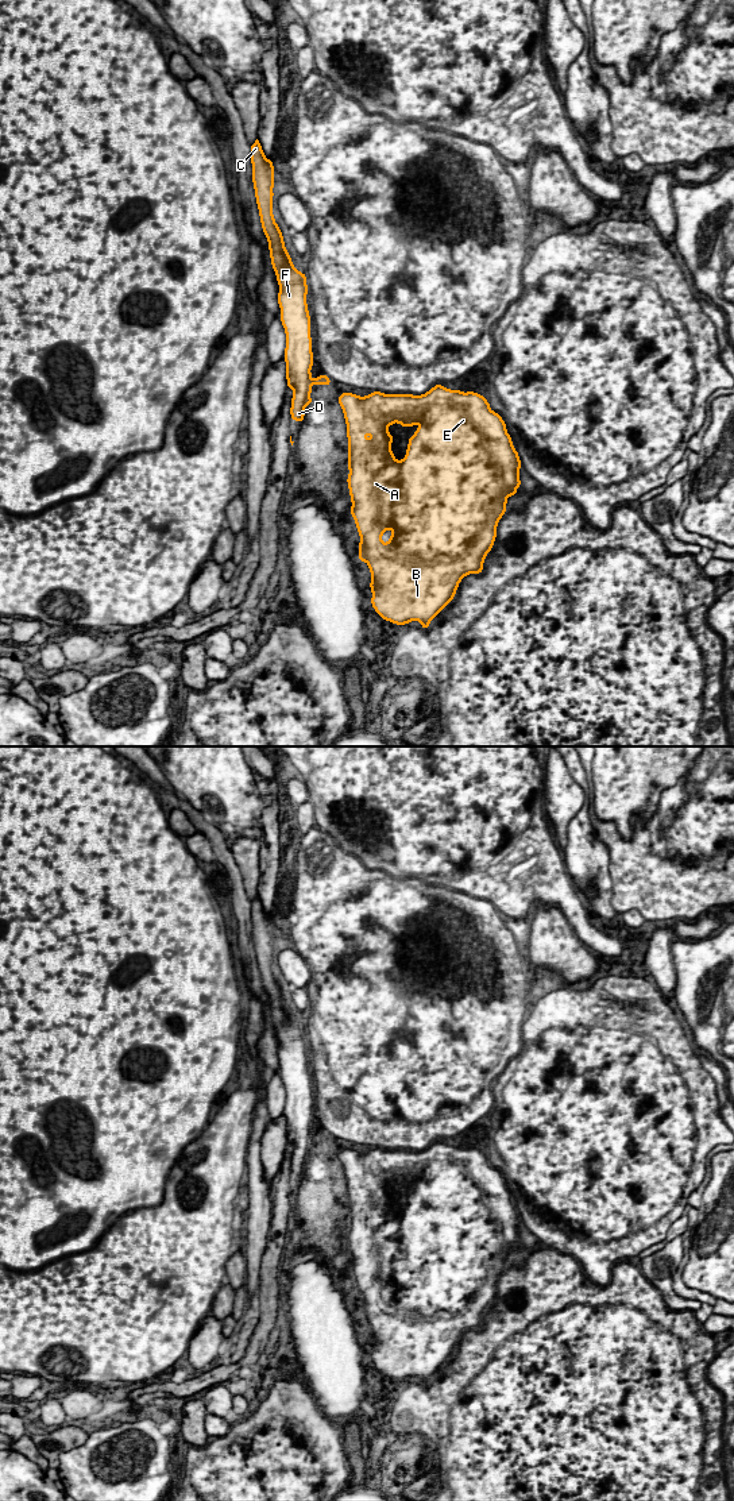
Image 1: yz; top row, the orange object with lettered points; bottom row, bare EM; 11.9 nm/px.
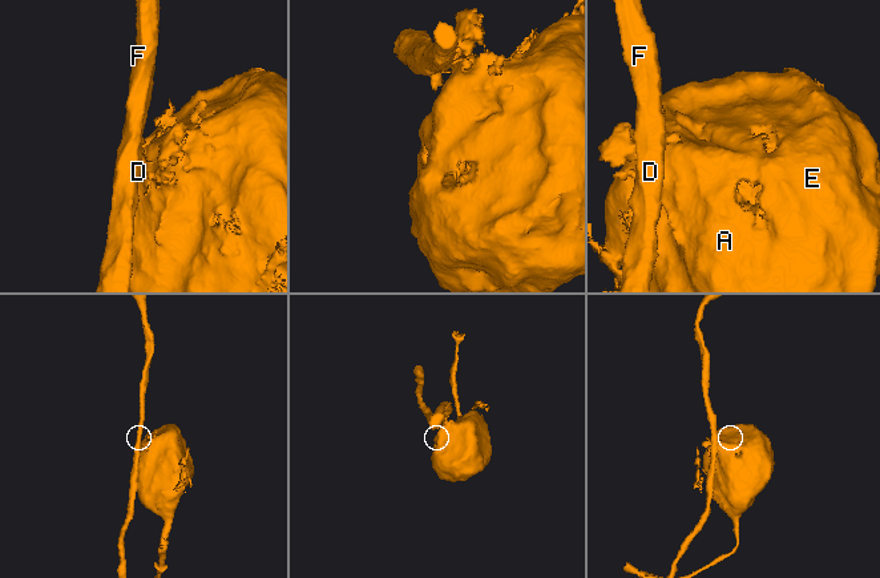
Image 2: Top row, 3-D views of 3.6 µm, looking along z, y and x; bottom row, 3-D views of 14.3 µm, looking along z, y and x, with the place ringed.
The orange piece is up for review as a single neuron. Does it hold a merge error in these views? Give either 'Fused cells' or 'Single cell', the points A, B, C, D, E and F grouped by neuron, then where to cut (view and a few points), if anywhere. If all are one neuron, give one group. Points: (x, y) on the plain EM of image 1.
Fused cells. Groups: A B E / C D F. Split along yz (311, 1145), (305, 1160)

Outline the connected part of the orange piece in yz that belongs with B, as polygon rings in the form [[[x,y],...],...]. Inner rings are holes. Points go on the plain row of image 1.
[[[436,1141],[422,1151],[374,1147],[359,1153],[347,1147],[337,1157],[347,1178],[351,1270],[360,1290],[359,1316],[368,1320],[372,1331],[372,1363],[386,1377],[397,1381],[420,1377],[422,1385],[428,1385],[429,1378],[453,1355],[460,1336],[468,1330],[482,1328],[497,1293],[497,1281],[506,1269],[507,1253],[514,1251],[521,1240],[518,1208],[502,1173],[474,1147]],[[393,1178],[403,1184],[421,1180],[399,1218],[390,1205],[393,1191],[387,1184]]]

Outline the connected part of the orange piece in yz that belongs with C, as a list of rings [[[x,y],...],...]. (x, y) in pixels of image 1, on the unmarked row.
[[[258,895],[251,902],[251,918],[260,977],[269,996],[271,1020],[279,1039],[279,1074],[286,1088],[286,1134],[287,1143],[294,1147],[290,1170],[291,1176],[302,1178],[310,1147],[310,1124],[313,1123],[310,1072],[305,1056],[308,1050],[306,1031],[293,1022],[291,1014],[285,1004],[282,988],[274,976],[274,923],[273,917],[264,912]]]

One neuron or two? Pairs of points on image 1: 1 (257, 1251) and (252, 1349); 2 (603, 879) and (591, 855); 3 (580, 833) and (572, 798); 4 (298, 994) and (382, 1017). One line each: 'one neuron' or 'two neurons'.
1: two neurons
2: one neuron
3: two neurons
4: two neurons

